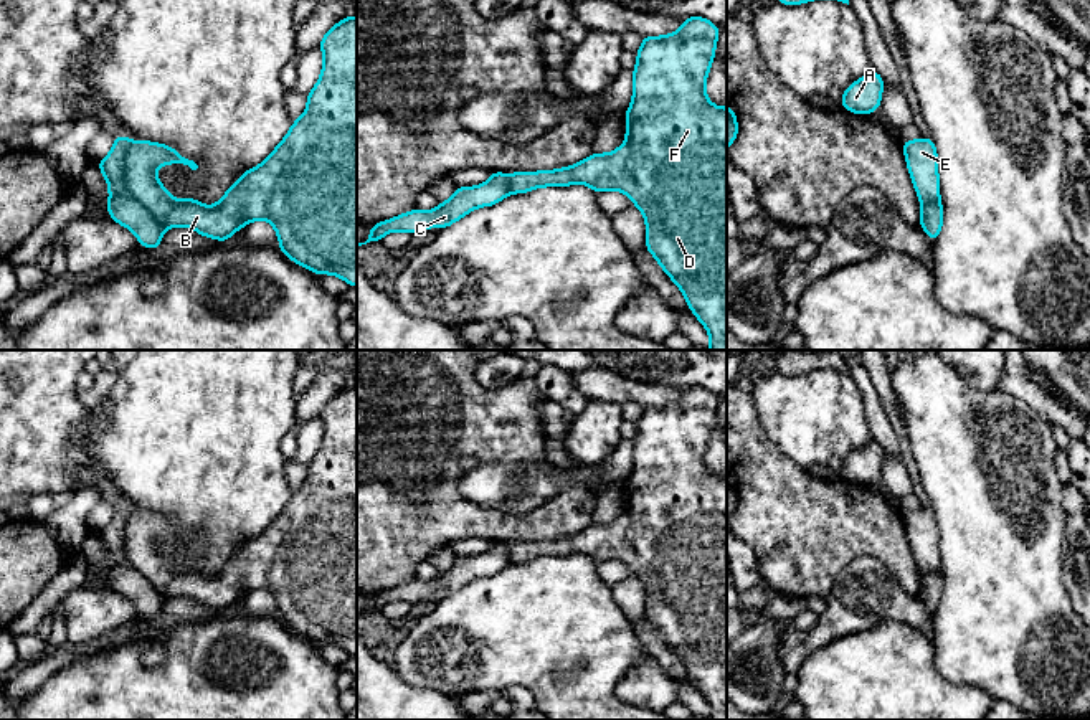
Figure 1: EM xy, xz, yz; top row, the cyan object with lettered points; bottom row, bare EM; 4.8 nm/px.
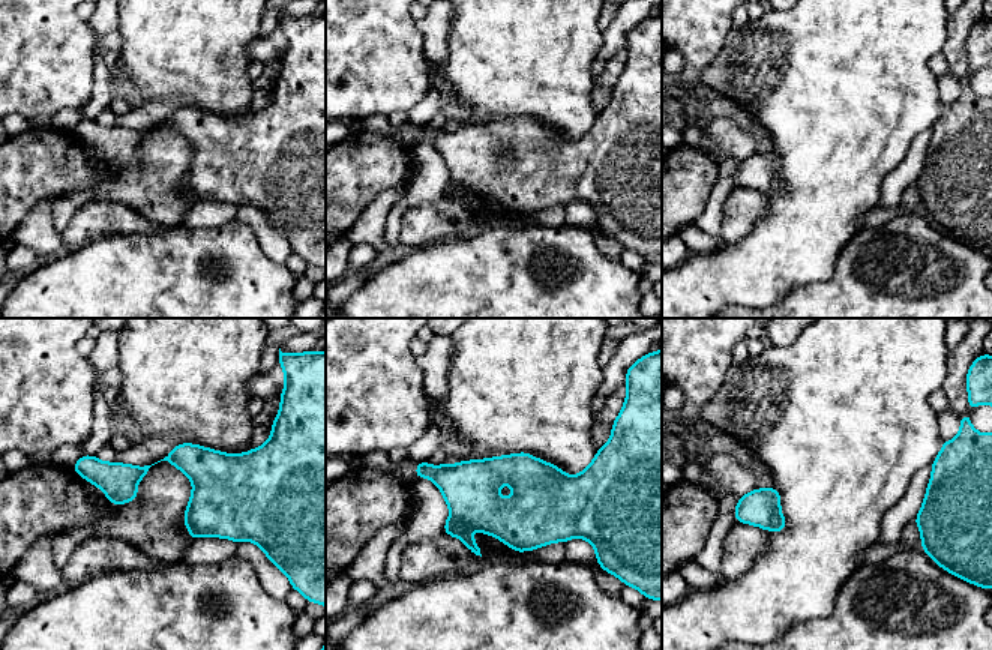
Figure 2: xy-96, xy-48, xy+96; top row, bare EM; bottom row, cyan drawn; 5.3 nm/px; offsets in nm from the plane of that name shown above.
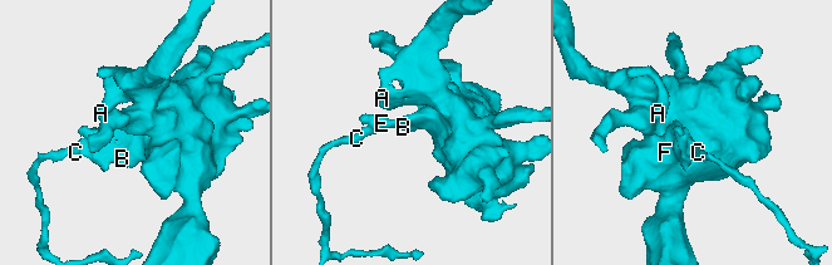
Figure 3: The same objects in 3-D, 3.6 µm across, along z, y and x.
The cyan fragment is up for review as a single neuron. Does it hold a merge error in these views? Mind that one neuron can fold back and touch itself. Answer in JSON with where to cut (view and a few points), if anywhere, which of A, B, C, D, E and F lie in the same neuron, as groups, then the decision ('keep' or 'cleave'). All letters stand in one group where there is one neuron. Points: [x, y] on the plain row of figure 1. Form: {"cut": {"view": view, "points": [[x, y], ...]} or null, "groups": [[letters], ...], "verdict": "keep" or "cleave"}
{"cut": {"view": "xy", "points": [[129, 512], [126, 557], [165, 596]]}, "groups": [["A", "B", "D", "E", "F"], ["C"]], "verdict": "cleave"}

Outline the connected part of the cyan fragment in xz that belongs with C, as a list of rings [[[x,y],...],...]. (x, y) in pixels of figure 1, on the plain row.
[[[490,542],[489,550],[479,557],[456,557],[454,565],[431,581],[415,578],[400,586],[373,594],[370,598],[368,609],[365,613],[357,613],[357,616],[367,614],[370,611],[380,613],[380,609],[391,601],[406,601],[415,604],[431,596],[443,599],[472,580],[479,576],[492,576],[510,563],[507,545],[500,542]]]

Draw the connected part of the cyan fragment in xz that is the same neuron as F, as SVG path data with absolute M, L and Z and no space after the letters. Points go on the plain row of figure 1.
M690 386L675 403L642 406L621 517L558 540L507 545L512 563L575 553L596 563L626 563L646 588L647 621L707 699L707 720L727 720L727 477L713 476L705 464L718 403L720 398L707 388Z

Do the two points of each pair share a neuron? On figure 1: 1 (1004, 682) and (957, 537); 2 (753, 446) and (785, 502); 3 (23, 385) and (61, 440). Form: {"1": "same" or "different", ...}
{"1": "same", "2": "same", "3": "same"}

